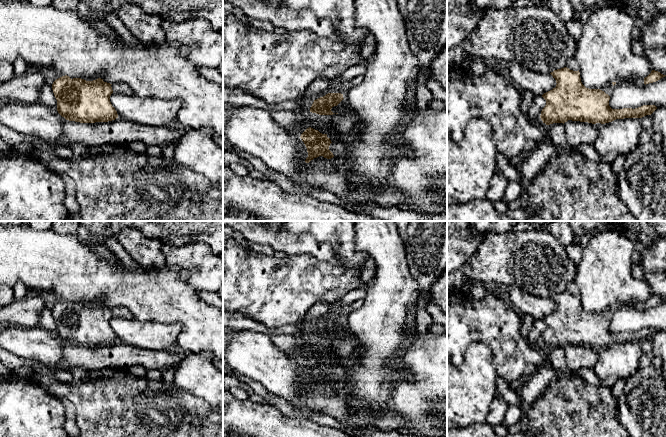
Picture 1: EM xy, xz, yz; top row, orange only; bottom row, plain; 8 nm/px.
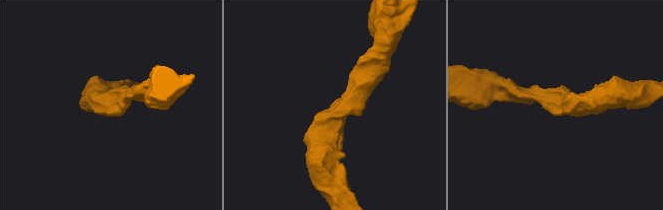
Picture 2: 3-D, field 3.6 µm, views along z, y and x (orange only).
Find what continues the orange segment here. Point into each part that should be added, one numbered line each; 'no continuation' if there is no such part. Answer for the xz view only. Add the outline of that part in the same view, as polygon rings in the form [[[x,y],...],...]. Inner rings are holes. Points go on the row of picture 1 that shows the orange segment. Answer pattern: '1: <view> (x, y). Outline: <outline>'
no continuation

